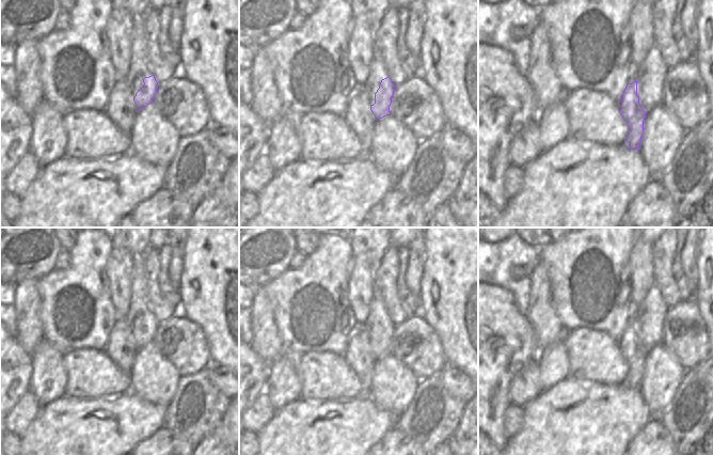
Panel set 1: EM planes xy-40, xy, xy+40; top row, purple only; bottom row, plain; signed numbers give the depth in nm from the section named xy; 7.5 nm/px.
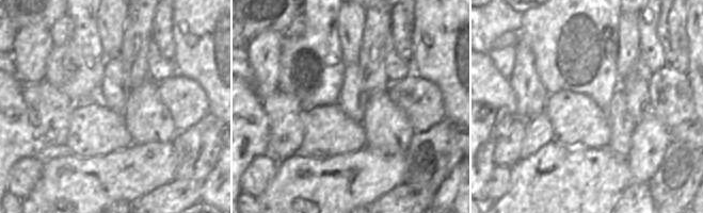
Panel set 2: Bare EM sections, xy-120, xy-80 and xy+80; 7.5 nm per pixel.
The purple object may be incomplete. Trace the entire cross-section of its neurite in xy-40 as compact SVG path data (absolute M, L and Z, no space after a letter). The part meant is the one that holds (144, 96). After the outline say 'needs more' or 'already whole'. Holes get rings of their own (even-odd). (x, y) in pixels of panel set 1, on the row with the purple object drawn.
M154 75L145 77L143 82L133 97L125 79L116 81L108 99L106 114L126 135L131 131L136 113L153 103L159 87Z; needs more

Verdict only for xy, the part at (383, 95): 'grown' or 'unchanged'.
grown

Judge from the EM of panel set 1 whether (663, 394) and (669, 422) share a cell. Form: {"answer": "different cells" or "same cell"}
{"answer": "different cells"}

